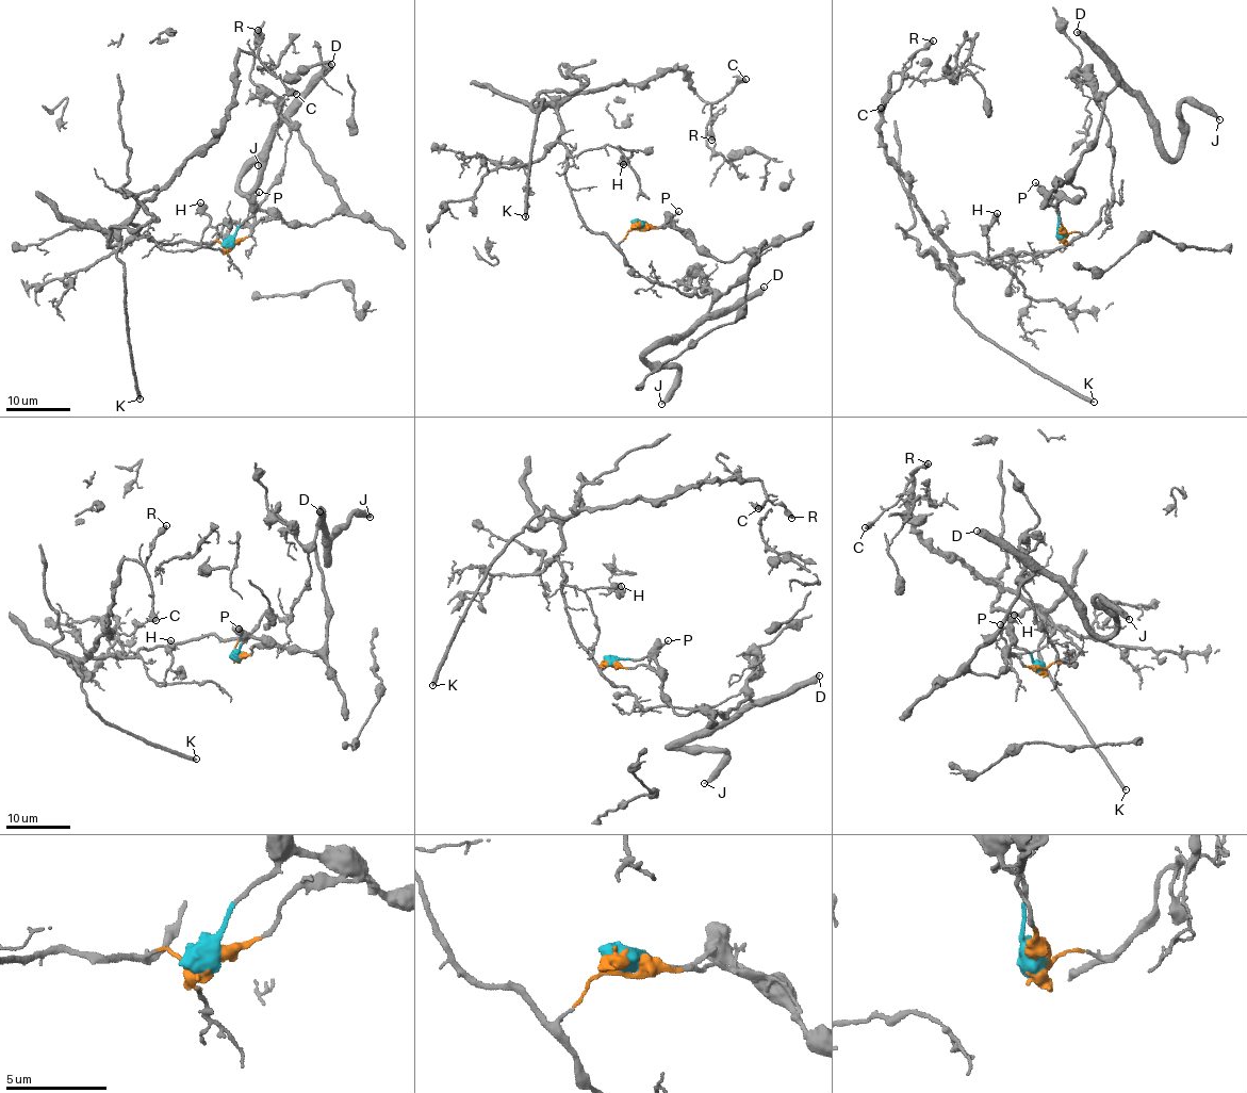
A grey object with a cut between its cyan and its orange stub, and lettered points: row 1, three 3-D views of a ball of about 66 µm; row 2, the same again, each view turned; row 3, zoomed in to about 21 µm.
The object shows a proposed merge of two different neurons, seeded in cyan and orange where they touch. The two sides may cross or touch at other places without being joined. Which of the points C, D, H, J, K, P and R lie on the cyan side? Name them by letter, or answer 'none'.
D, J, P

